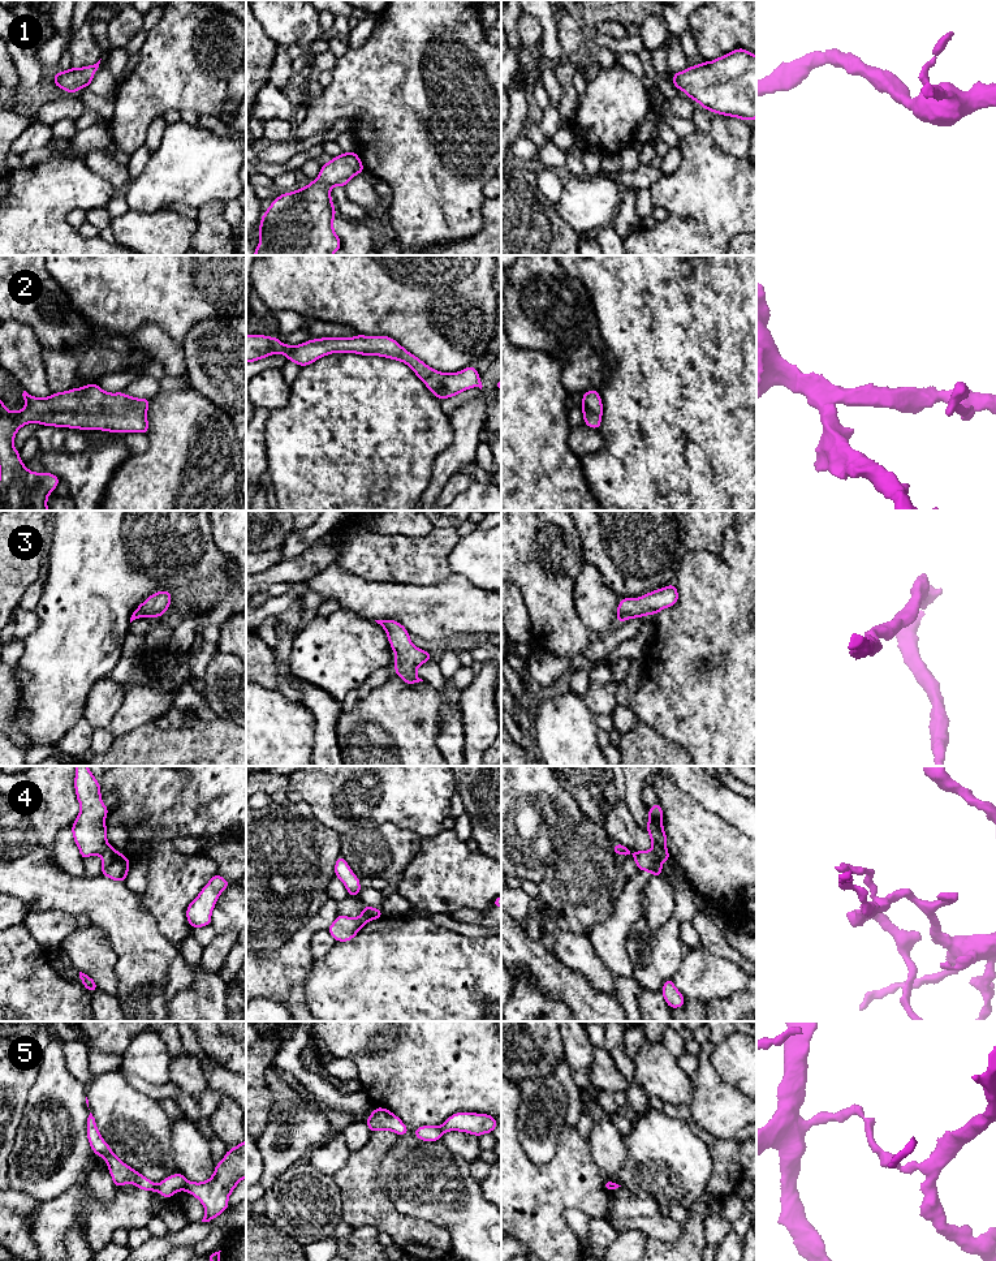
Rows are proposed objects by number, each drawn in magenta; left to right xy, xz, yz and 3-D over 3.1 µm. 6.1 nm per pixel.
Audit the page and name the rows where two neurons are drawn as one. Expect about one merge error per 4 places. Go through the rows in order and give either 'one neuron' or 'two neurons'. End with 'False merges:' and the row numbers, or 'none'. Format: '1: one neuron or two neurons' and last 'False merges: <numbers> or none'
1: one neuron
2: one neuron
3: one neuron
4: two neurons
5: two neurons
False merges: 4, 5

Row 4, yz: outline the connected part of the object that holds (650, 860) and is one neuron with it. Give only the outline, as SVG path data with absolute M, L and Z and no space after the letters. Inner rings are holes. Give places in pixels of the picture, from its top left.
M652 847L650 851L634 851L633 857L638 870L650 871L652 877L663 877L661 864L664 861L655 847Z

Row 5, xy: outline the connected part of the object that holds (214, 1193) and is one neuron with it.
M246 1140L227 1150L223 1161L215 1165L214 1175L202 1183L186 1182L185 1191L197 1197L206 1209L202 1222L210 1222L228 1205L237 1184L246 1178Z

